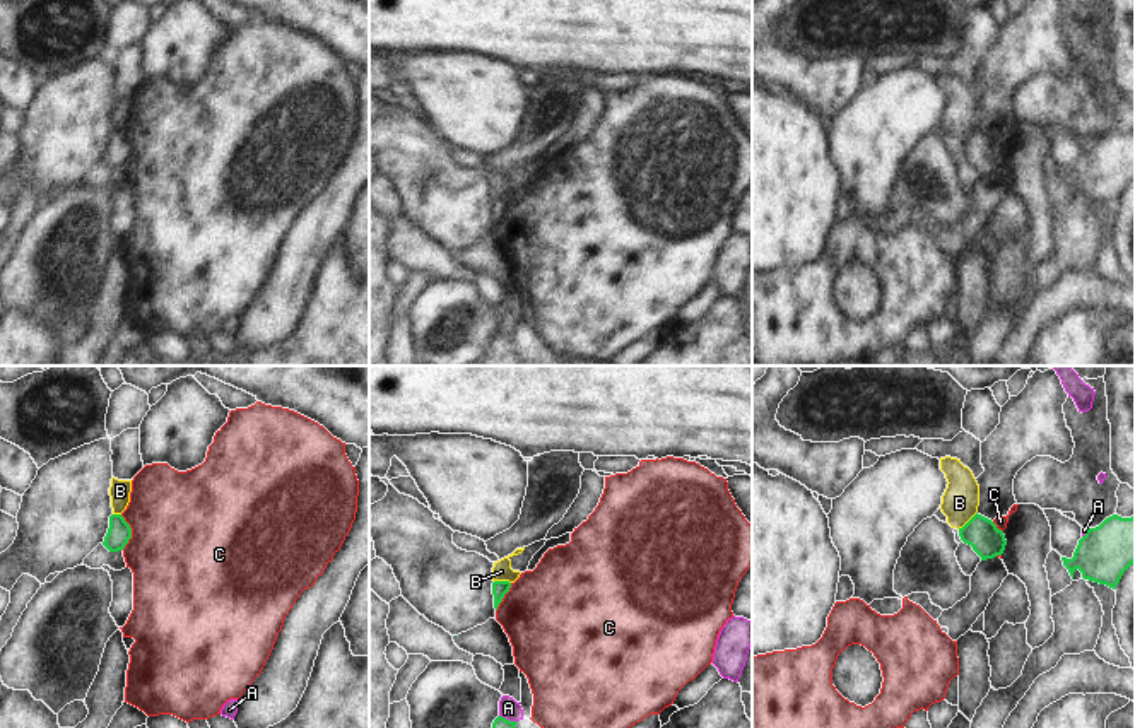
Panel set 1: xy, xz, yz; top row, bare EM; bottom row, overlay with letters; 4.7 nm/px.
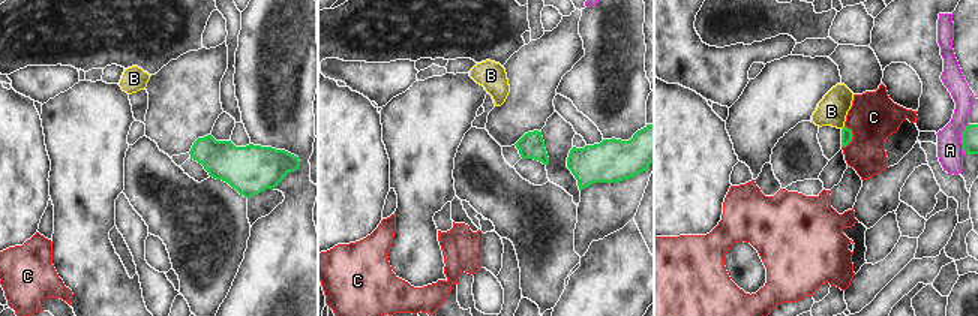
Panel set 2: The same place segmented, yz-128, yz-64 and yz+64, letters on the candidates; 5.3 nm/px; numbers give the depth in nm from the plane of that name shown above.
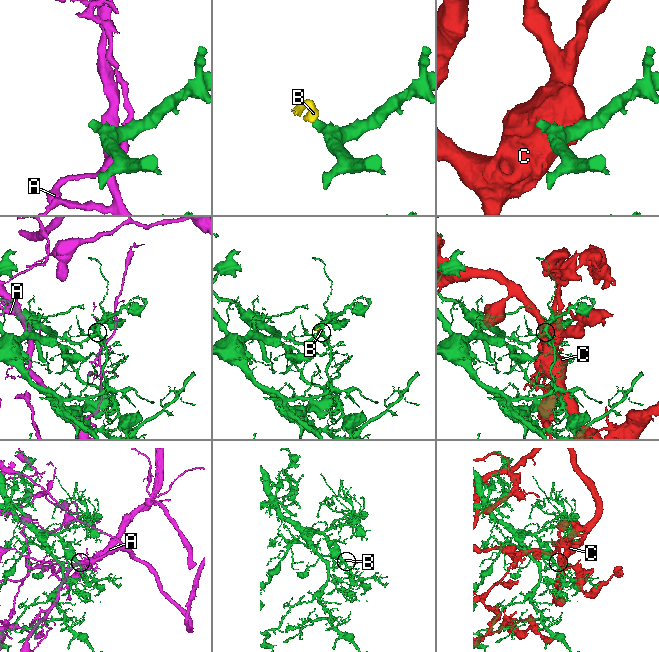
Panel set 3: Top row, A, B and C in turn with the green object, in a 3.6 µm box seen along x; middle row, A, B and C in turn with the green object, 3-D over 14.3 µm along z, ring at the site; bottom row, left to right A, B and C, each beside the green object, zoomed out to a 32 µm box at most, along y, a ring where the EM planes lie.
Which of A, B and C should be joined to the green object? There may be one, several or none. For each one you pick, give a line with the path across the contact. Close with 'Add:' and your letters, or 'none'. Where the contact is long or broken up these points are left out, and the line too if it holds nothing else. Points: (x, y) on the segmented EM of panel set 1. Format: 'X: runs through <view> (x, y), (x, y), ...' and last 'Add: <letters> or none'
Add: none

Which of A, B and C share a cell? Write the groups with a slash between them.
A / B / C

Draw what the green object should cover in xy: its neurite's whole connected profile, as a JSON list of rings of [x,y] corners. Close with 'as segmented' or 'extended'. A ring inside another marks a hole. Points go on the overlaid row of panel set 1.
[[[111,514],[109,516],[109,528],[104,537],[103,545],[109,552],[118,552],[118,550],[125,549],[125,545],[128,543],[130,538],[132,538],[132,528],[125,521],[125,518],[121,514]]]; as segmented

